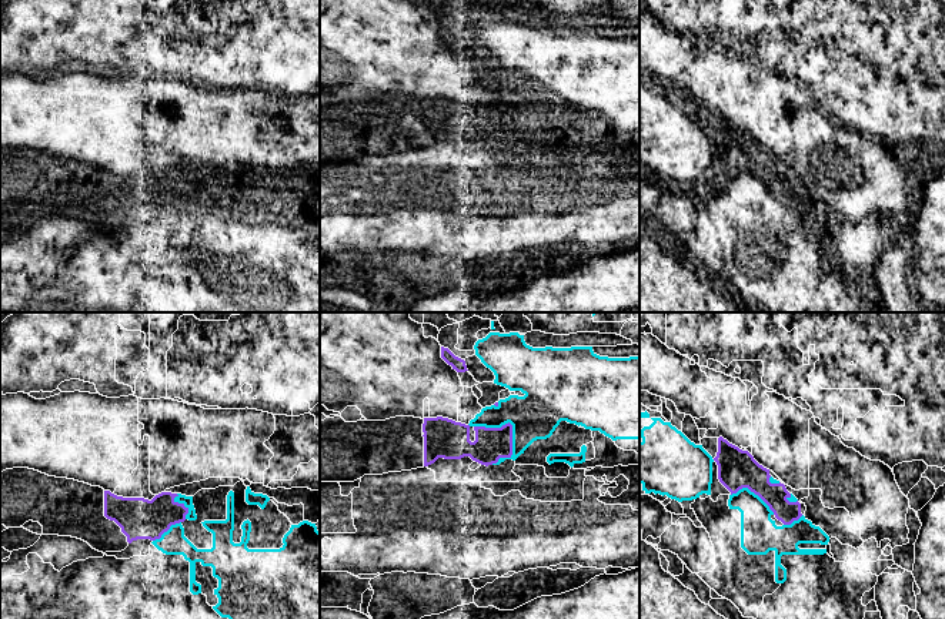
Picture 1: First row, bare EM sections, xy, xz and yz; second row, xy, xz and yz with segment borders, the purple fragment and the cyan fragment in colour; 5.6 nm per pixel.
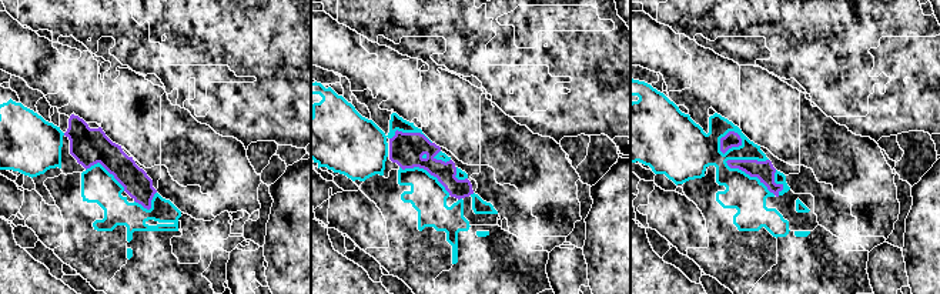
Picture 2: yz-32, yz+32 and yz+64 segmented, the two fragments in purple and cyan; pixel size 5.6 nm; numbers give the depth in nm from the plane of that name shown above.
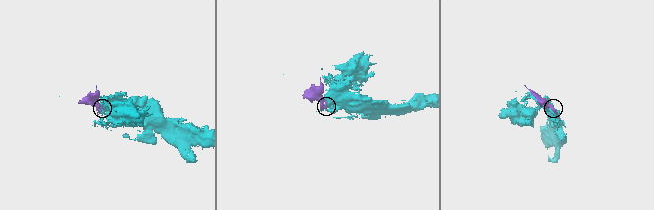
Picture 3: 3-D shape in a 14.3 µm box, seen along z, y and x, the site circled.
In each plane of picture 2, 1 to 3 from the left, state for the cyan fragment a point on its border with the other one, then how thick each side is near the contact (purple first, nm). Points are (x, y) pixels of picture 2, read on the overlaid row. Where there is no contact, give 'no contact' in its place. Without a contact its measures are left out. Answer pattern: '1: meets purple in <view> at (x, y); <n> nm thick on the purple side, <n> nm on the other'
1: meets purple in yz-32 at (107, 170); 200 nm thick on the purple side, 190 nm on the other
2: meets purple in yz+32 at (427, 170); 190 nm thick on the purple side, 200 nm on the other
3: meets purple in yz+64 at (751, 176); 110 nm thick on the purple side, 200 nm on the other

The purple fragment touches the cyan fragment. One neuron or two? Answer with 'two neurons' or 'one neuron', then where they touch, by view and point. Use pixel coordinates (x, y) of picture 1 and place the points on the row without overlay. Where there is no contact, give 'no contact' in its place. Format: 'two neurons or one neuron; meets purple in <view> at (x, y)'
two neurons; meets purple in xz at (508, 103)

